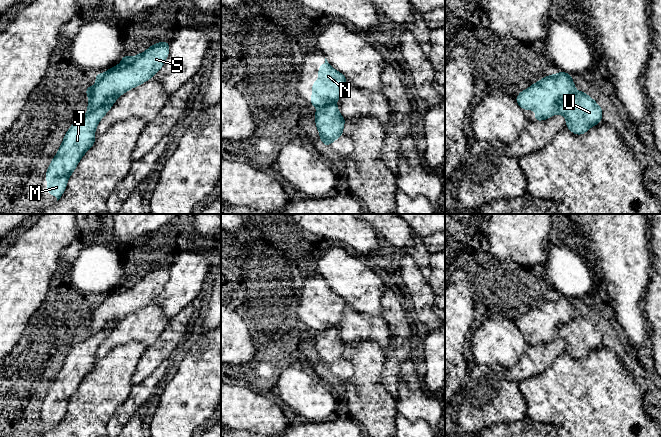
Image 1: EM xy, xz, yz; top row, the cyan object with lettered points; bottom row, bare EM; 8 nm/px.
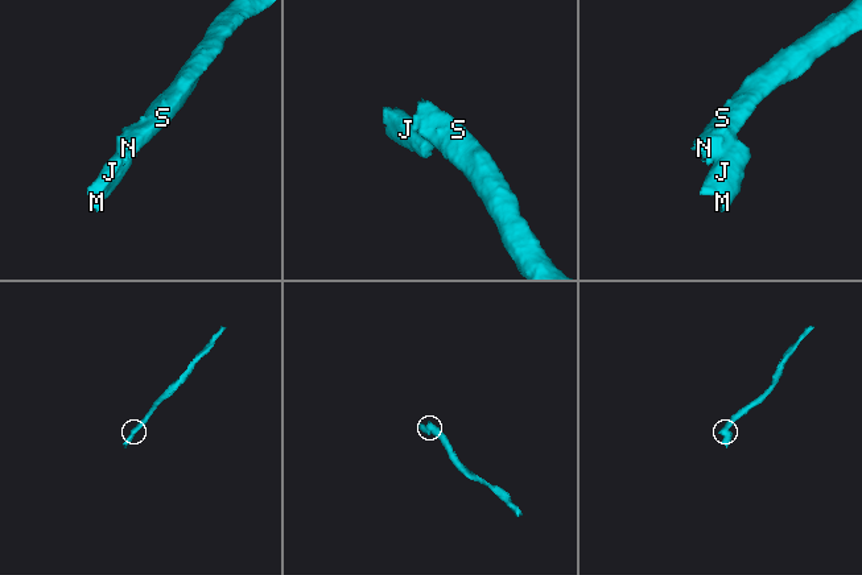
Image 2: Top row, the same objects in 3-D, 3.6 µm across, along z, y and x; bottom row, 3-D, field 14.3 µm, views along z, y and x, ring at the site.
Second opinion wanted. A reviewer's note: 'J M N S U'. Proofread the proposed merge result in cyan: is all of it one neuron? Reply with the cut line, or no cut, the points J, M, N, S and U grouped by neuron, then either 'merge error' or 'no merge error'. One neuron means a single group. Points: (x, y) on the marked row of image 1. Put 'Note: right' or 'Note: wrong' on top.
Note: wrong
xy (115, 99), (110, 98), (104, 104), (87, 113) | J M U / N S | merge error

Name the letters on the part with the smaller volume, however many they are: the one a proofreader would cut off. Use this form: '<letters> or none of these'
J, M, U

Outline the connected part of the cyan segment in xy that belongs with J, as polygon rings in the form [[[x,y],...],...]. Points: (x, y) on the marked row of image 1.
[[[111,98],[105,105],[85,114],[66,132],[61,146],[46,170],[47,192],[49,195],[55,195],[57,201],[63,195],[68,179],[79,161],[94,145],[95,130],[115,101]]]

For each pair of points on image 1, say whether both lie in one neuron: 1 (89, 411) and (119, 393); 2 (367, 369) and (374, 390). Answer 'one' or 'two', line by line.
1: one
2: one

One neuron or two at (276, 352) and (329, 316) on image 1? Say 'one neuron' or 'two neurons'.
one neuron

